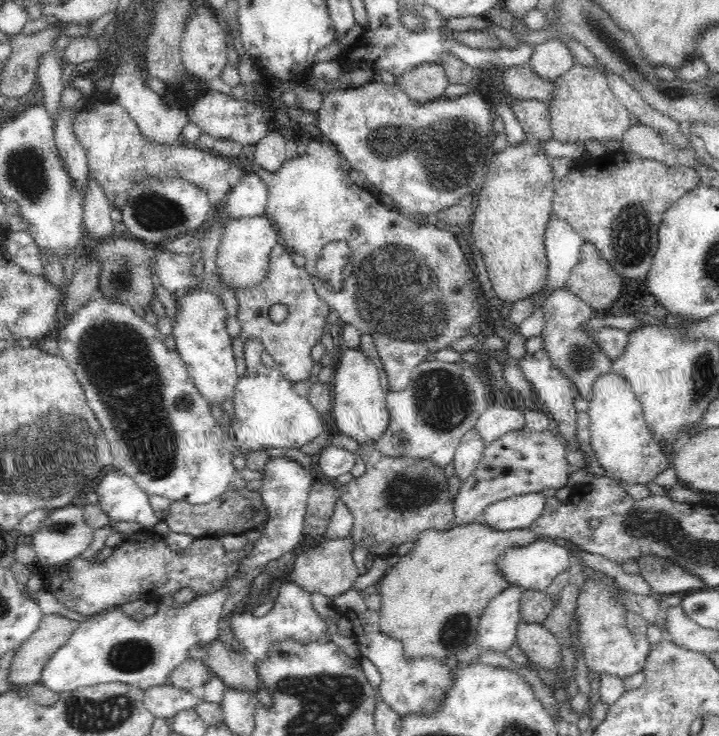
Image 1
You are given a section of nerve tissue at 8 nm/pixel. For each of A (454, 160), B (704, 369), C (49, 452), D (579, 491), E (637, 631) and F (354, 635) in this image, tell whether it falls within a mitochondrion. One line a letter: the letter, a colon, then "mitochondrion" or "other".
A: mitochondrion
B: mitochondrion
C: mitochondrion
D: other
E: other
F: other

